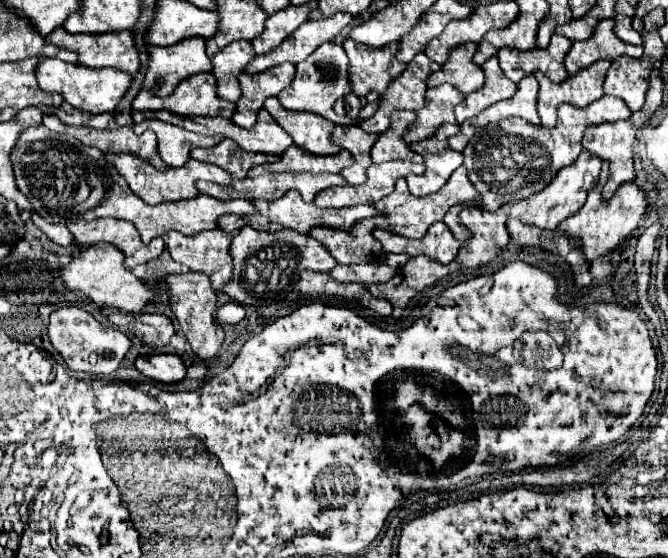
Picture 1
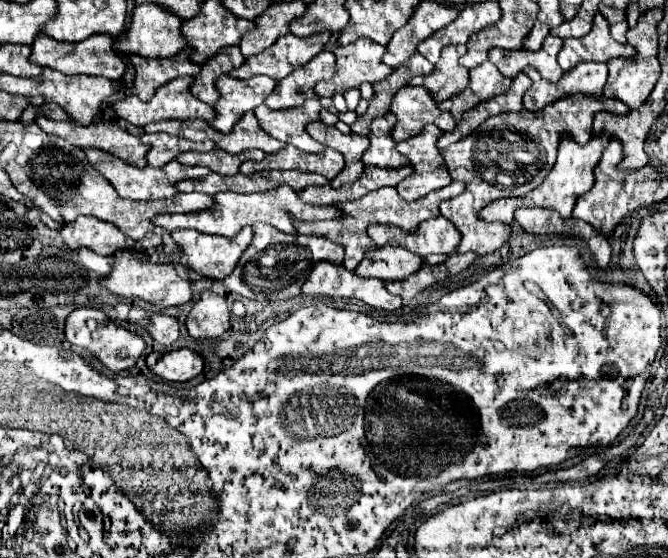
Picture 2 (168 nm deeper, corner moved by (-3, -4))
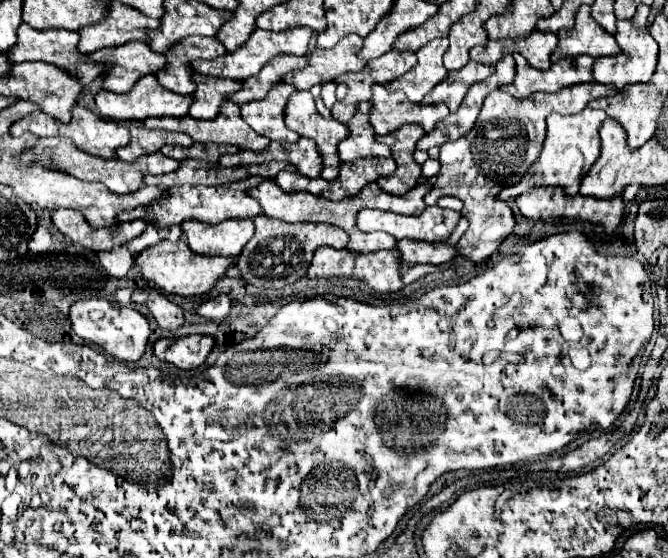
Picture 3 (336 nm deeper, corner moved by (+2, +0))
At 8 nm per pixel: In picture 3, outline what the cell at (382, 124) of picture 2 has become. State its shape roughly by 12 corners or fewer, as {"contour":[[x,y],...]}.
{"contour":[[370,102],[348,122],[338,148],[342,162],[392,156],[370,126]]}

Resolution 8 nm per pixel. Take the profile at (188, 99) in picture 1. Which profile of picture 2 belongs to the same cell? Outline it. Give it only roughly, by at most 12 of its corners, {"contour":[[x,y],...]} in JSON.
{"contour":[[173,78],[149,102],[113,102],[133,126],[161,120],[213,120],[215,110],[189,92],[193,78]]}

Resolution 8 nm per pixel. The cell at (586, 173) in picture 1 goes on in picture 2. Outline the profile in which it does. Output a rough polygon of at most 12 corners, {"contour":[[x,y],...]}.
{"contour":[[563,134],[557,162],[523,206],[569,218],[593,186],[609,134],[577,144]]}

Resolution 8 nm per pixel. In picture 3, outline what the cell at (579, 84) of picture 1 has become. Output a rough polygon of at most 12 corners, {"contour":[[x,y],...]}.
{"contour":[[514,54],[518,100],[592,82],[594,58],[564,58],[544,72]]}

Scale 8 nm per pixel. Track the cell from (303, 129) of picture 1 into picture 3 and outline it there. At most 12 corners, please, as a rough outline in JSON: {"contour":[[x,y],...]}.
{"contour":[[280,82],[268,98],[242,104],[244,122],[270,140],[298,142],[284,124],[288,96]]}

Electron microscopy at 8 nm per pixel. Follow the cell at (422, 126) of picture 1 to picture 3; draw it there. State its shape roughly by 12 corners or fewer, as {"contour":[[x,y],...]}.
{"contour":[[374,86],[370,122],[378,136],[404,124],[426,132],[450,114]]}

